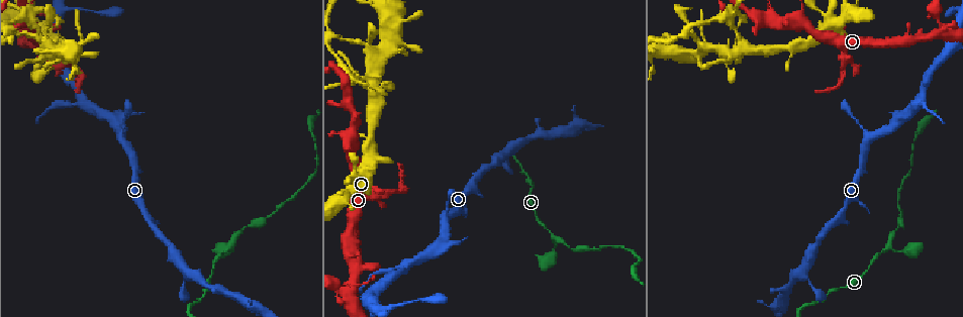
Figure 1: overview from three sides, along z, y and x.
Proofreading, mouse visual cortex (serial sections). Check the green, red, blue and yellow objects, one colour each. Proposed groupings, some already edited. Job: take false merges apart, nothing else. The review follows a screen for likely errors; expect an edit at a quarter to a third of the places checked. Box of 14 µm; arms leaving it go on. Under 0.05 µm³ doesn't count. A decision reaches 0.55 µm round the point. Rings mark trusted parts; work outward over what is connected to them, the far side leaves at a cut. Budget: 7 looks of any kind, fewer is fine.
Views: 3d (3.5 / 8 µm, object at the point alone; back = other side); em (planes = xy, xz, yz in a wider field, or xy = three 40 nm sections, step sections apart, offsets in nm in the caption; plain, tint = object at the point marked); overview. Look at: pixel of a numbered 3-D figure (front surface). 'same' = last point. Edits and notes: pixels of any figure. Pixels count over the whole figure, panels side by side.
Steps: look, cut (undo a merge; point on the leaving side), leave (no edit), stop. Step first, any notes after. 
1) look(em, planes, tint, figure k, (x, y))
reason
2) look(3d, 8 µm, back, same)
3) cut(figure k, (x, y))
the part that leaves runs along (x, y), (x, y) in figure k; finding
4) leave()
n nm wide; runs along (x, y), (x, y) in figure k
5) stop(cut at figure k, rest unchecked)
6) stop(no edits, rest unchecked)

look(3d, 3.5 µm, figure 1, (695, 54))
calibre changes

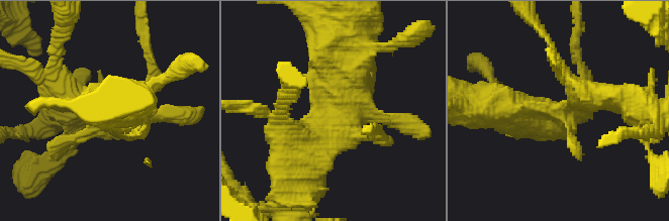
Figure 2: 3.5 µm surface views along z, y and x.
leave()
one cell here

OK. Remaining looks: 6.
look(3d, 3.5 µm, figure 1, (728, 17))
four arms meet

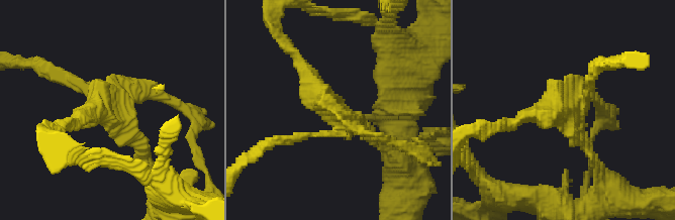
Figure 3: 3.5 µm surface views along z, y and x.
look(em, planes, tint, figure 3, (114, 117))
now the EM

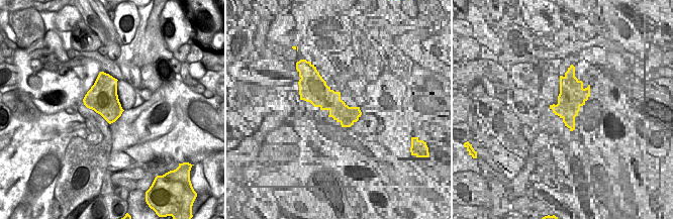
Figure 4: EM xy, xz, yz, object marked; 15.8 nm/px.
cut(figure 3, (578, 85))
the part that leaves runs along (573, 118), (548, 111), (501, 124) in figure 3; a second cell is stuck on

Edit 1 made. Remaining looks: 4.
look(3d, 3.5 µm, figure 1, (845, 70))
thin neck

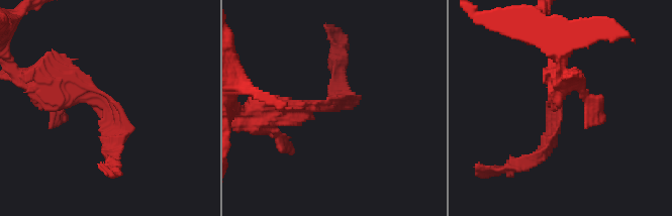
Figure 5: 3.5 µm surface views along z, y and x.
look(em, xy, step 5, tint, figure 5, (561, 108))
shape alone is not enough

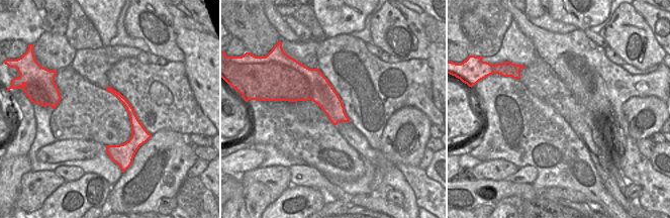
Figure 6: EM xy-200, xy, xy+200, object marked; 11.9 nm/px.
cut(figure 5, (109, 126))
the part that leaves runs along (89, 93), (120, 130), (110, 165) in figure 5; a second cell is stuck on

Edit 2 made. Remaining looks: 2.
stop(cut at figure 3, cut at figure 5, rest unchecked)

